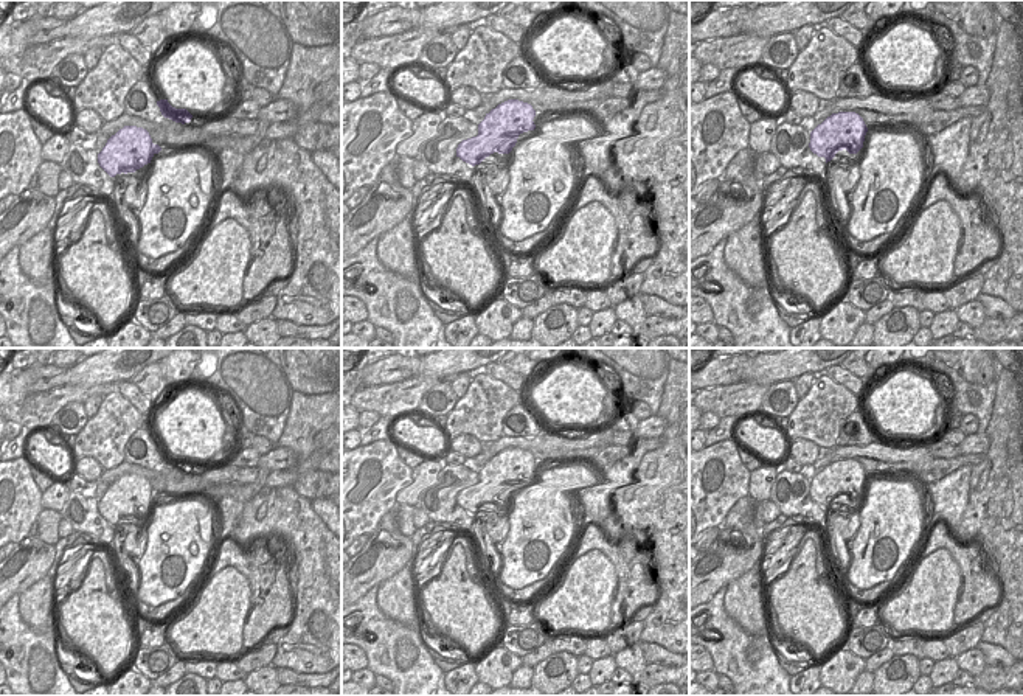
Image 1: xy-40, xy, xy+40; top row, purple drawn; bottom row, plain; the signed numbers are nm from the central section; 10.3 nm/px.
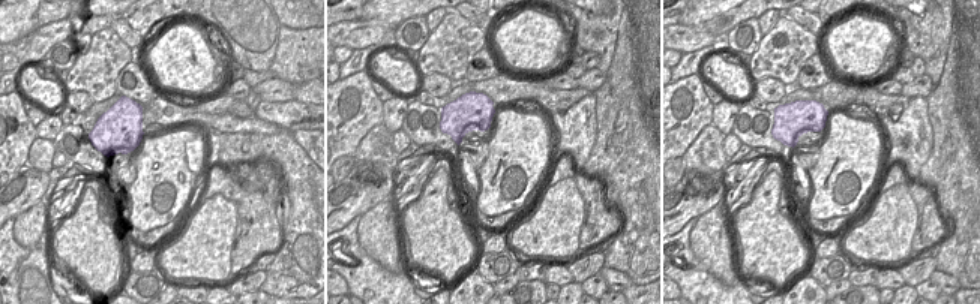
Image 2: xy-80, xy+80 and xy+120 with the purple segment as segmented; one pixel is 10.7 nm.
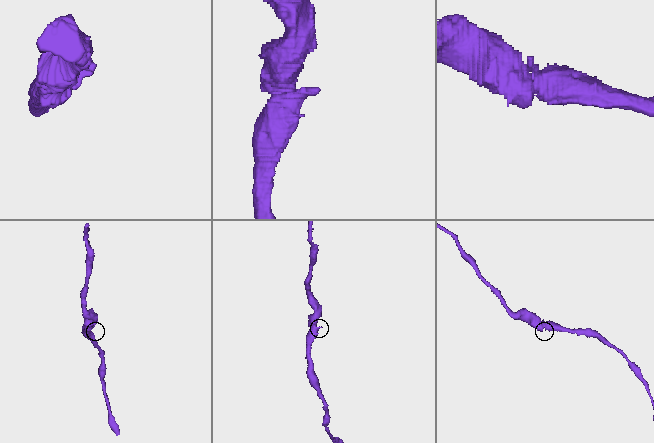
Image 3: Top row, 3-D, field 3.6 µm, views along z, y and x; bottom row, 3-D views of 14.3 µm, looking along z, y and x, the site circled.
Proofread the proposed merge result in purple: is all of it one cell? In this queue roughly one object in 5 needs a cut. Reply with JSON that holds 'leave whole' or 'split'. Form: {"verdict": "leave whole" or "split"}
{"verdict": "leave whole"}

